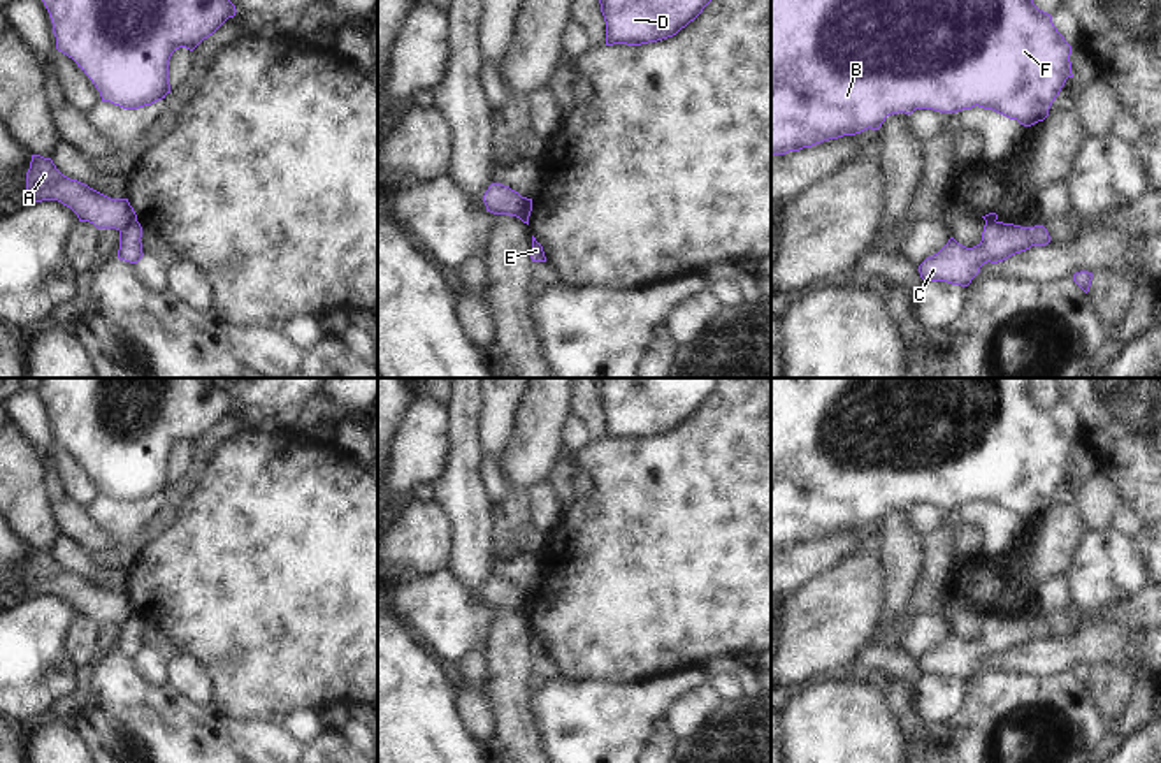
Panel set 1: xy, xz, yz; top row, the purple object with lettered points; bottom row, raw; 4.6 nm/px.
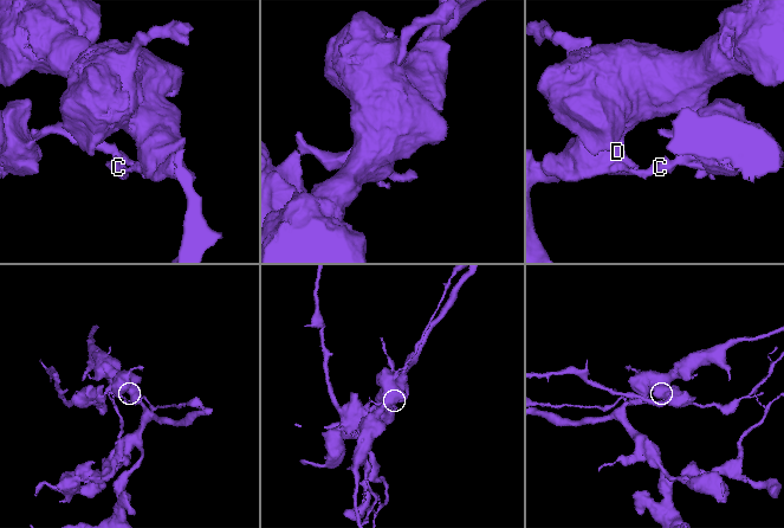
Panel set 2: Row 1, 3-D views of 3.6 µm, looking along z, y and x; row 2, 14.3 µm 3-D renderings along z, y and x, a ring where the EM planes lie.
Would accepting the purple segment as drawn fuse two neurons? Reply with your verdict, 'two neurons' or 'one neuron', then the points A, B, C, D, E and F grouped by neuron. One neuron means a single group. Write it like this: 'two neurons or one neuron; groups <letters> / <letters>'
two neurons; groups A B D F / C E

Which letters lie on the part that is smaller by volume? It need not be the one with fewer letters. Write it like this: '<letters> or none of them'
C, E

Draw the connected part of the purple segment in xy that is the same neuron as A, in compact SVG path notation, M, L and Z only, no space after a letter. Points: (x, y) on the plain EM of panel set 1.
M32 549L26 566L26 585L35 596L58 594L70 601L79 615L90 615L97 622L125 624L137 615L128 592L111 592L88 578L63 570L51 552Z

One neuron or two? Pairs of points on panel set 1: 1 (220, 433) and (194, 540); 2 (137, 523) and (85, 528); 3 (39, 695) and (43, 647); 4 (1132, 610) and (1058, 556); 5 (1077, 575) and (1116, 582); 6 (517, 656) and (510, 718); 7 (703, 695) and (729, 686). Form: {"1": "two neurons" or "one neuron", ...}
{"1": "two neurons", "2": "two neurons", "3": "one neuron", "4": "two neurons", "5": "one neuron", "6": "one neuron", "7": "two neurons"}

